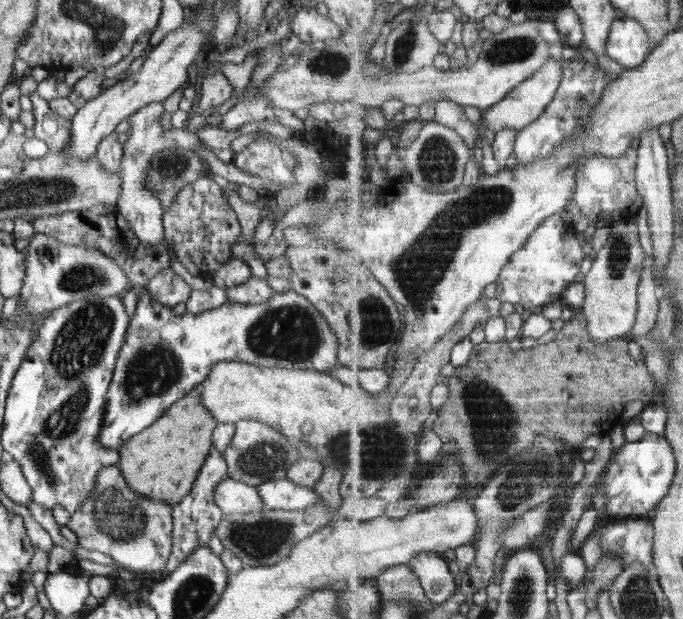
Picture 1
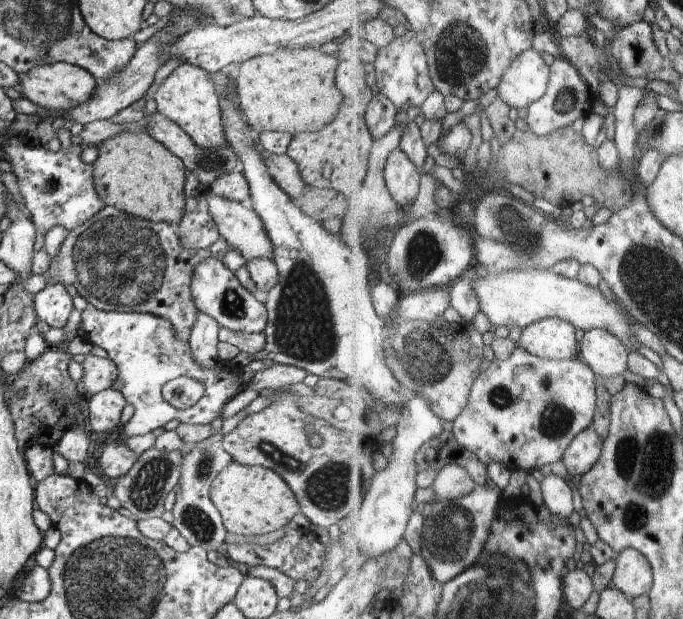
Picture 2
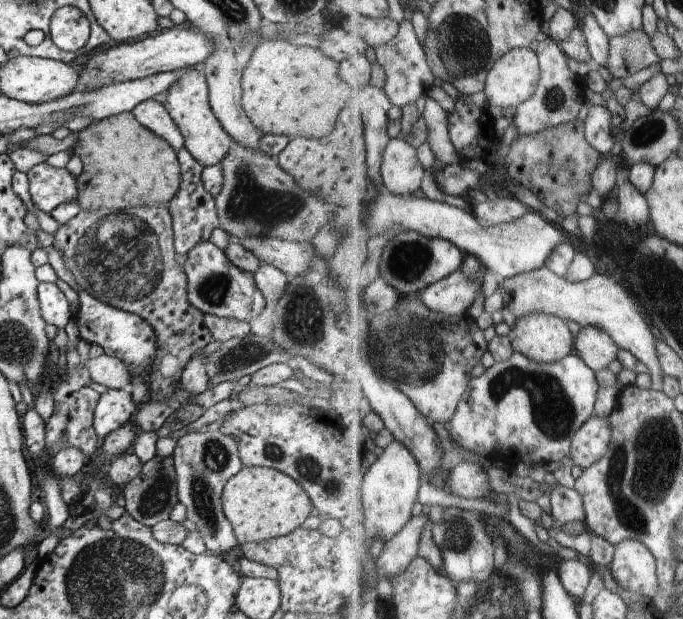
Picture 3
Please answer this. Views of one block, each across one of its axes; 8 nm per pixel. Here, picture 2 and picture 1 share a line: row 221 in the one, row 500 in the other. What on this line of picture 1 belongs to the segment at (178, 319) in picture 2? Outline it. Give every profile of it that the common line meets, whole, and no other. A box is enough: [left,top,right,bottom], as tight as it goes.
[61,464,172,572]

